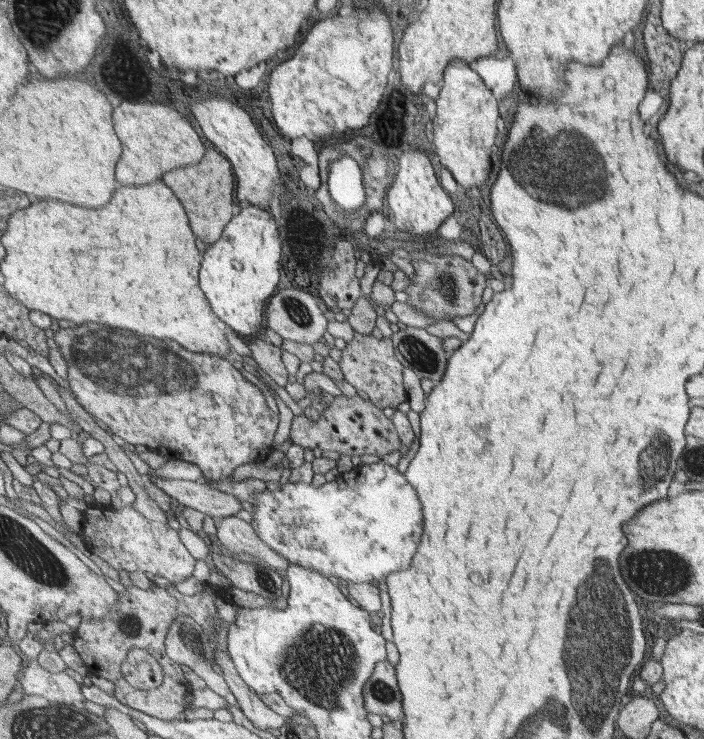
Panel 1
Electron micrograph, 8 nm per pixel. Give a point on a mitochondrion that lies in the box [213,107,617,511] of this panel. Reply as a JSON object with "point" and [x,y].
{"point":[551,159]}

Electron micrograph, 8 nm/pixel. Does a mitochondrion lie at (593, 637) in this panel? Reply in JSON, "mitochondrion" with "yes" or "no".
{"mitochondrion":"yes"}

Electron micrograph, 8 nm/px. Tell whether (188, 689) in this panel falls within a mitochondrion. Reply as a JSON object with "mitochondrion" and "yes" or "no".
{"mitochondrion":"no"}

